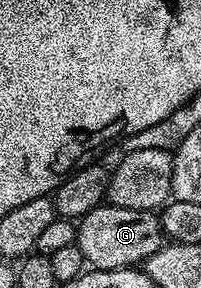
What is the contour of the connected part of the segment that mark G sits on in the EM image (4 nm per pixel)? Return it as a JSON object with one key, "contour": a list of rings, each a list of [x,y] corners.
{"contour":[[[106,202],[77,221],[76,243],[91,269],[103,272],[142,266],[164,247],[162,222],[153,211],[122,209]]]}

